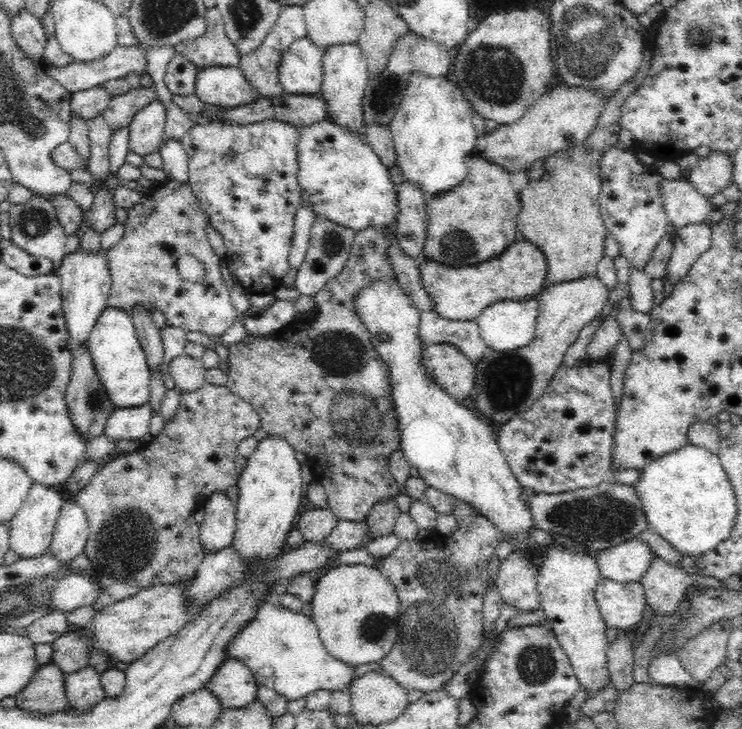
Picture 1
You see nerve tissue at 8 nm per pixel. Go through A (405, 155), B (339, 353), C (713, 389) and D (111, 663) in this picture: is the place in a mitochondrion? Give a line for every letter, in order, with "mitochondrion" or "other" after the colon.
A: other
B: mitochondrion
C: other
D: other

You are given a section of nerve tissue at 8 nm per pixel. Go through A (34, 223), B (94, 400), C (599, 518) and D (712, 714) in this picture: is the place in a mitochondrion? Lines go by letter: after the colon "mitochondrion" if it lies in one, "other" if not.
A: mitochondrion
B: mitochondrion
C: mitochondrion
D: other

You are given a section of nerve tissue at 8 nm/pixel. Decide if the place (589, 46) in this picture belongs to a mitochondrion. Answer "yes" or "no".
yes

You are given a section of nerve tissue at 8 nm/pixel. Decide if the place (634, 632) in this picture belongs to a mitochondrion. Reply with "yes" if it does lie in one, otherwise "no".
no

